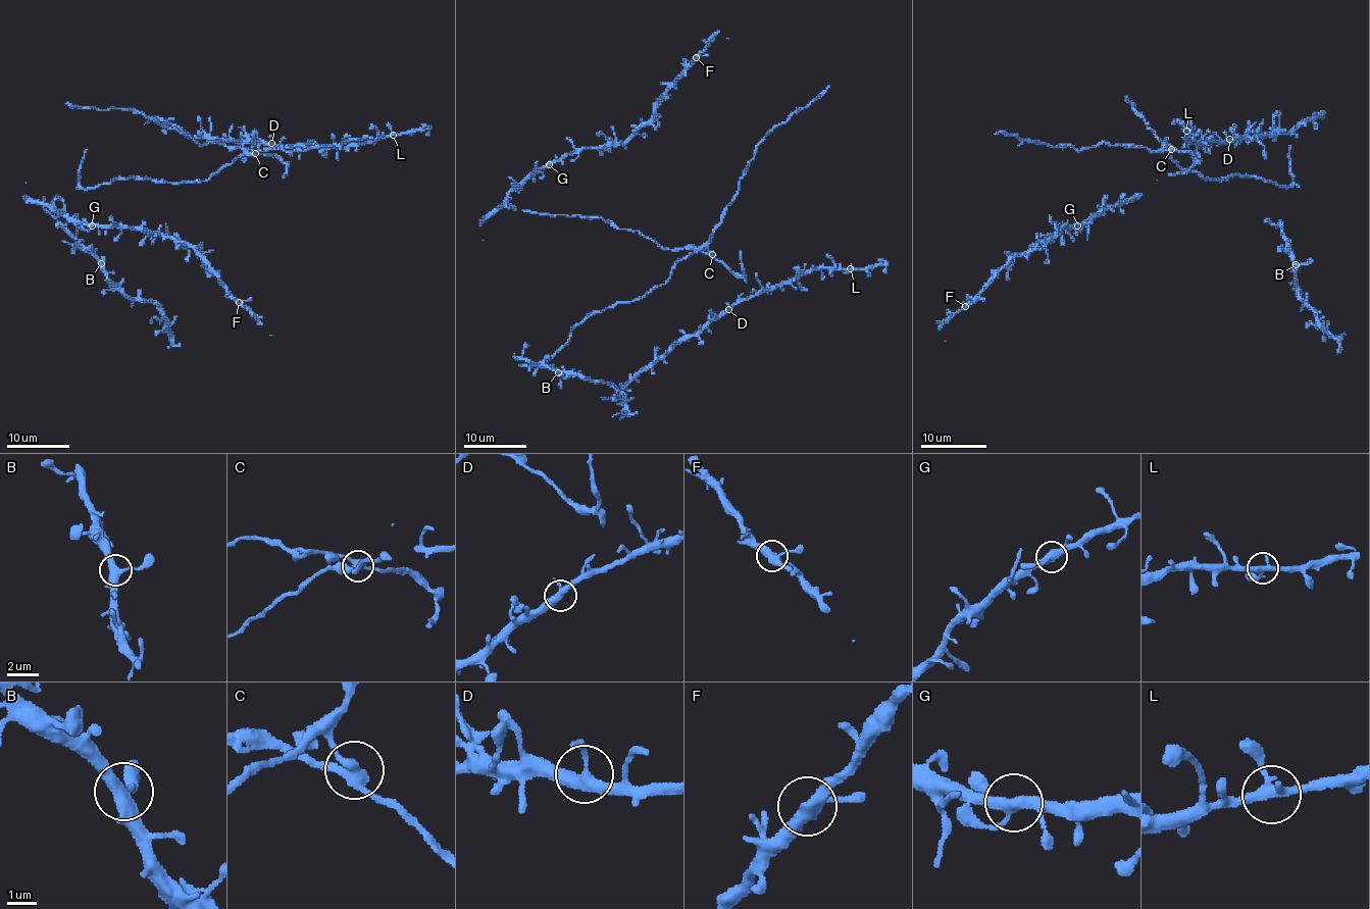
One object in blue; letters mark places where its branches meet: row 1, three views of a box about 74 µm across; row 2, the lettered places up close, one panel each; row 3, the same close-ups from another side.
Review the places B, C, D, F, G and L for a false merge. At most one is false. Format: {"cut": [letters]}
{"cut": ["C"]}

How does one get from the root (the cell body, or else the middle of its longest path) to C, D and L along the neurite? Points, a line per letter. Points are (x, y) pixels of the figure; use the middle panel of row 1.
C: (538, 213), (595, 216), (610, 221), (620, 229), (639, 231), (667, 249), (693, 248), (713, 254)
D: (538, 213), (601, 218), (667, 249), (702, 249), (741, 276), (755, 274), (762, 289), (728, 309)
L: (538, 213), (595, 216), (667, 249), (702, 249), (741, 276), (755, 274), (765, 289), (820, 268), (850, 268)

